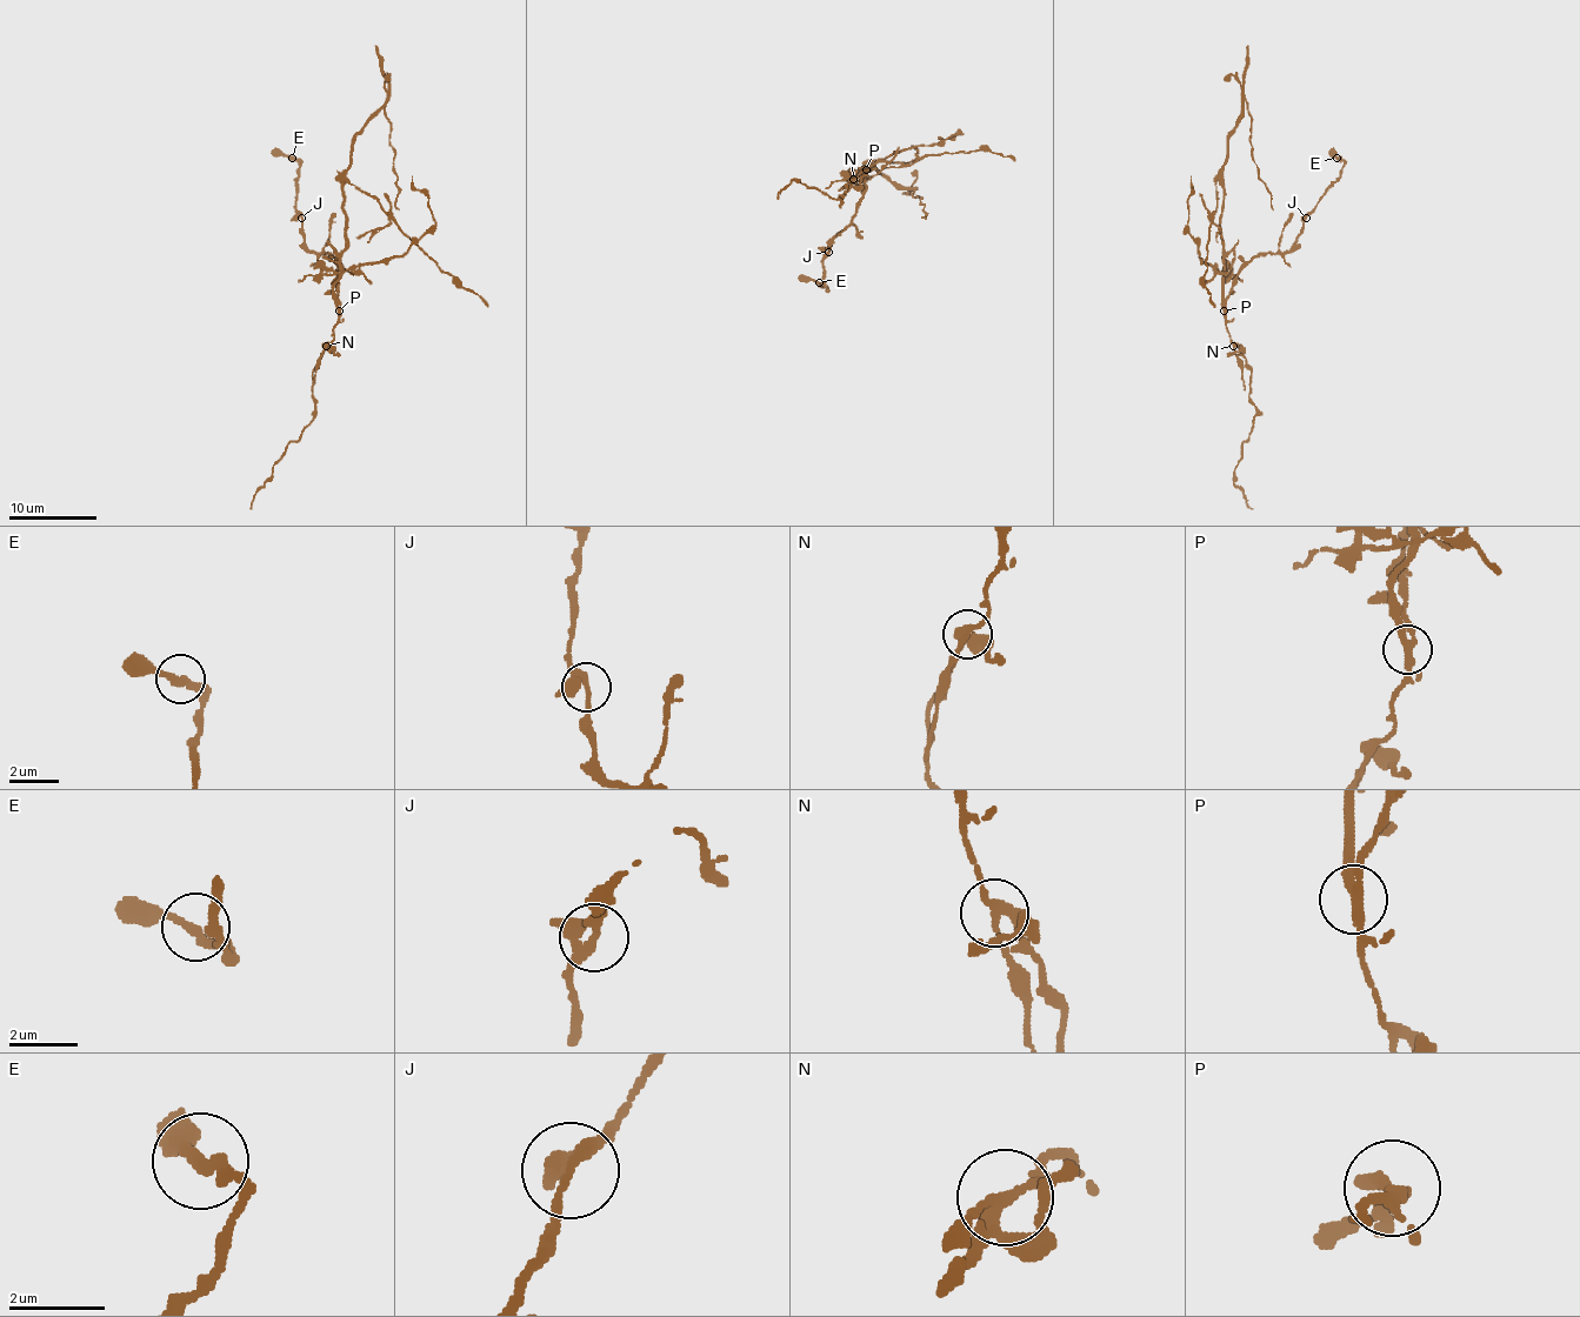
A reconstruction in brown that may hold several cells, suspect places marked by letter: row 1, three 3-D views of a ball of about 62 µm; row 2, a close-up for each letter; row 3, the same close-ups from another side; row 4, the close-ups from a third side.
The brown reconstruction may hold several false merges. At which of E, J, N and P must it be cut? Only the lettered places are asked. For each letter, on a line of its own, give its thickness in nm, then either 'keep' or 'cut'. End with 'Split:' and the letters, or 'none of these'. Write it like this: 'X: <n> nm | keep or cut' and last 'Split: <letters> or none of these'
E: 280 nm | keep
J: 220 nm | keep
N: 240 nm | cut
P: 320 nm | cut
Split: N, P

